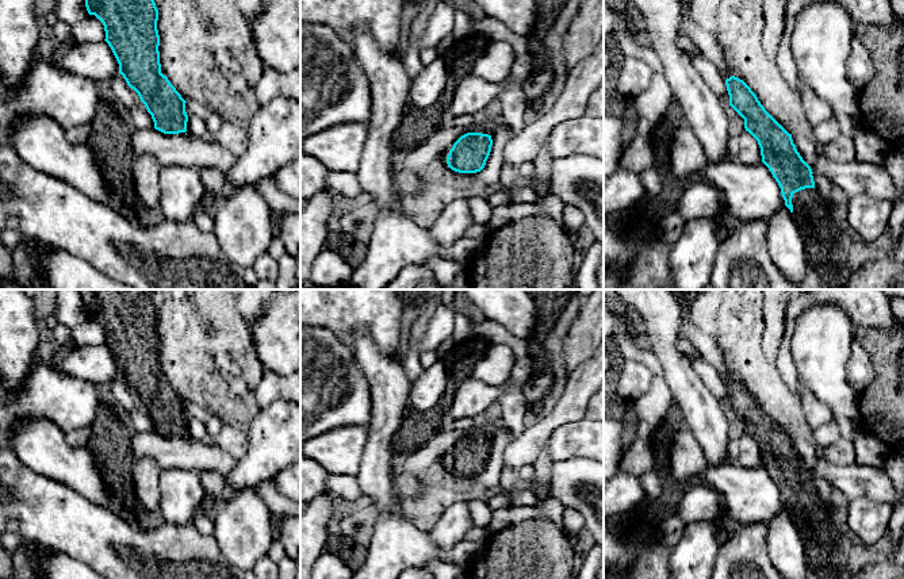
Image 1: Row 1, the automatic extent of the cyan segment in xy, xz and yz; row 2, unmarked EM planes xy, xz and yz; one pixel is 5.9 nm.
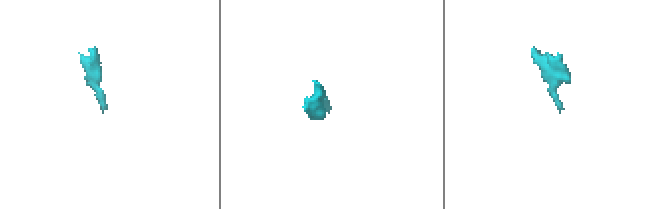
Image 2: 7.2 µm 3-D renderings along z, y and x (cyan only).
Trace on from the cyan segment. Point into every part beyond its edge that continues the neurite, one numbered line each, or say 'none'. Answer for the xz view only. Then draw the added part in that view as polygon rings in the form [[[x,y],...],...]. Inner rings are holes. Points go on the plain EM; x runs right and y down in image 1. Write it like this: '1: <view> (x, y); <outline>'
none

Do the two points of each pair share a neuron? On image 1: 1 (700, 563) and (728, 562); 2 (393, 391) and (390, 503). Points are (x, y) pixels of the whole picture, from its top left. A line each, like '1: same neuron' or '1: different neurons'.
1: different neurons
2: same neuron

